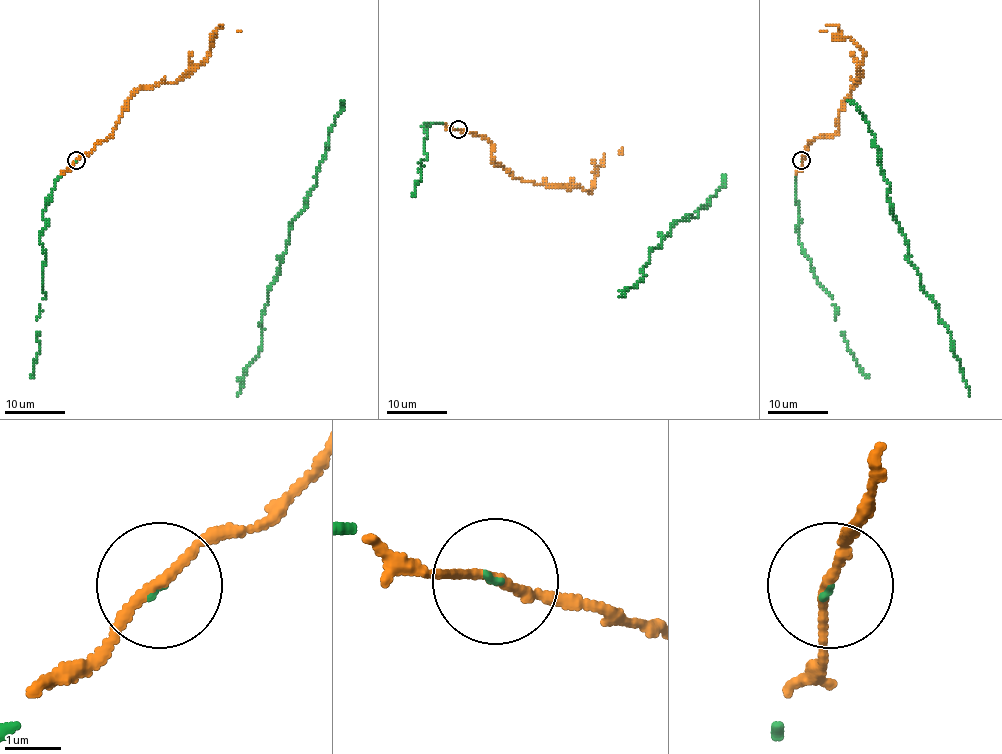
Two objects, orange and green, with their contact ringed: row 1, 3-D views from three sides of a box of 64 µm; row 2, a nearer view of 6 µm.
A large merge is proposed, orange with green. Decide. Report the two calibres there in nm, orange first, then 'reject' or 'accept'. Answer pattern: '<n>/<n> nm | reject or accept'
160/50 nm | accept

